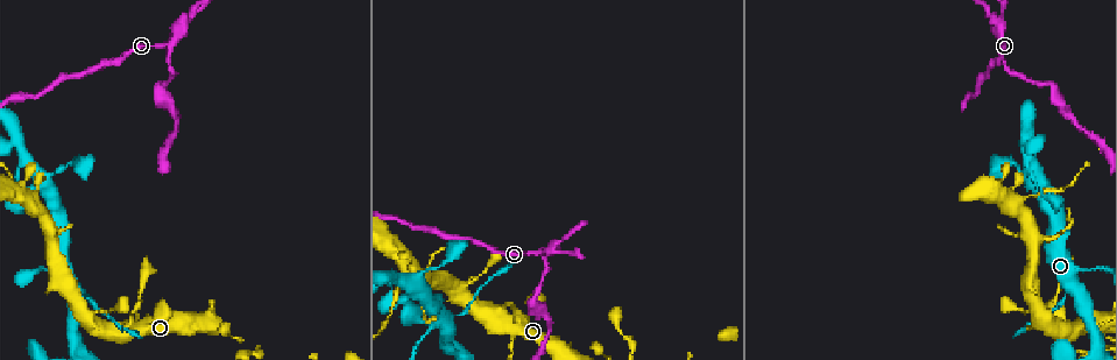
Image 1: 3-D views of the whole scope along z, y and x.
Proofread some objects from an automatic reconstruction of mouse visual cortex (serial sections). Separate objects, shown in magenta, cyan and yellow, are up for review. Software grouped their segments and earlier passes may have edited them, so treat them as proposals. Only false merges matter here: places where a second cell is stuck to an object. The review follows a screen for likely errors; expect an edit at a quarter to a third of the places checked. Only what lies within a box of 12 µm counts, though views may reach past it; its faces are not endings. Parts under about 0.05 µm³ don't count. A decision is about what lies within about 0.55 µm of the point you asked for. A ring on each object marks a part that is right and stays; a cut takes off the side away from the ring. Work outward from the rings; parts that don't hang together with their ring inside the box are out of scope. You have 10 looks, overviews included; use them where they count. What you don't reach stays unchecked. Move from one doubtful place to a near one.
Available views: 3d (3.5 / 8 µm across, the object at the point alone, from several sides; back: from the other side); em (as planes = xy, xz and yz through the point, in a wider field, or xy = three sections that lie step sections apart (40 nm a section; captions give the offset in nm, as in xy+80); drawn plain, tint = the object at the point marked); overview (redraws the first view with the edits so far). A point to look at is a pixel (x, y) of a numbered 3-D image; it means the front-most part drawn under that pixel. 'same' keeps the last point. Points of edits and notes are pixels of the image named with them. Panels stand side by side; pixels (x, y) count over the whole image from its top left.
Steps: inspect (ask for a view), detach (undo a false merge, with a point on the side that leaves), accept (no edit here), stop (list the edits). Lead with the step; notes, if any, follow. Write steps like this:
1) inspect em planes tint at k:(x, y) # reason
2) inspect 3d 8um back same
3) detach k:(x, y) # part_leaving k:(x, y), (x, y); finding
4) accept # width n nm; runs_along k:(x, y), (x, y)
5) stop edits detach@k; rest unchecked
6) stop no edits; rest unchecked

inspect 3d 3.5um at 1:(81, 290) # calibre changes

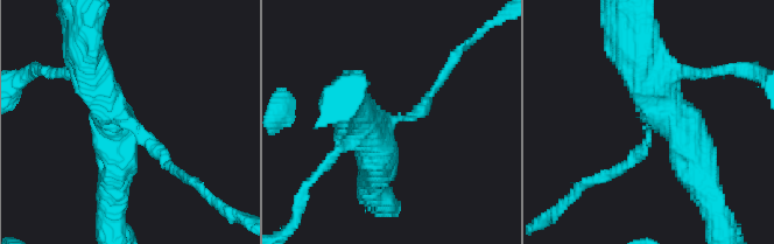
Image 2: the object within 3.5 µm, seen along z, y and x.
inspect em xy step 2 tint at 2:(133, 123) # need the tissue

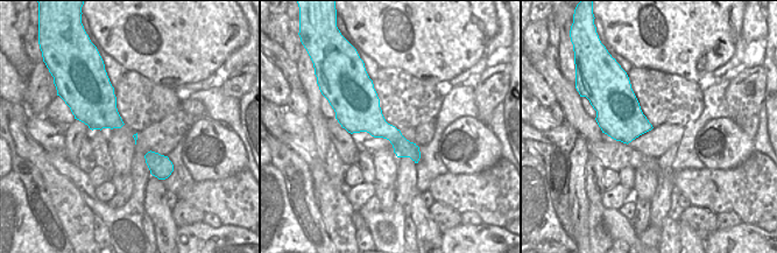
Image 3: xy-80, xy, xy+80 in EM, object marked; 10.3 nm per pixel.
detach 2:(428, 99) # part_leaving 2:(403, 116), (424, 107), (461, 50); a second cell is stuck on

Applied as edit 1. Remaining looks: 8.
inspect overview # see it whole again

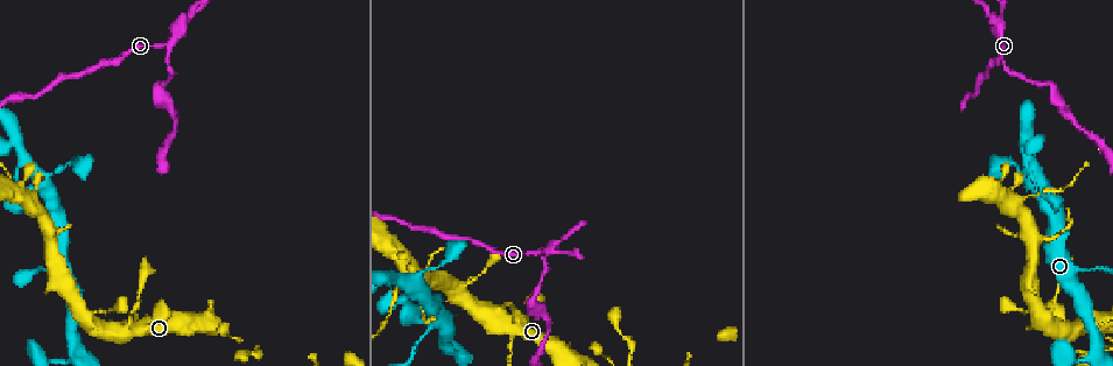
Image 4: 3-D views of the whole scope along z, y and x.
inspect 3d 3.5um at 4:(127, 325) # three arms meet

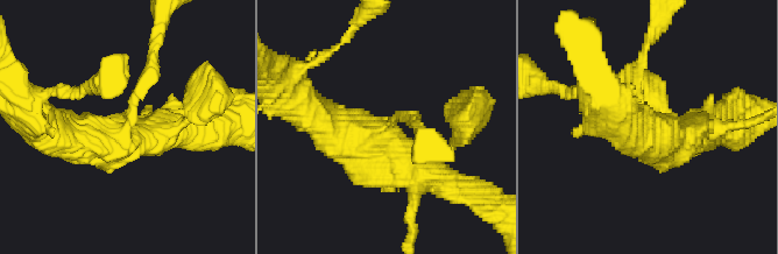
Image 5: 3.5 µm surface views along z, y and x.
inspect em xy step 5 tint at 5:(122, 124)

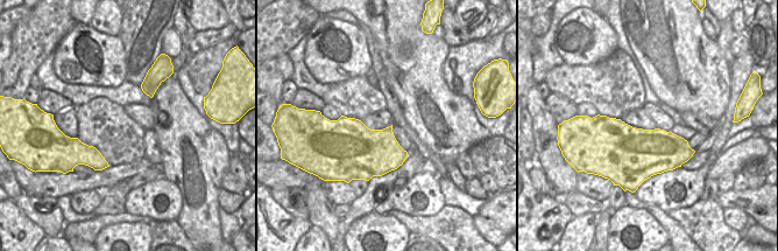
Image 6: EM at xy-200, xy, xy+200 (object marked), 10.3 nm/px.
accept # arms 3; runs_along 5:(691, 133), (645, 129), (643, 58); one cell here

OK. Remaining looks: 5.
inspect 3d 3.5um back at 4:(553, 251) # three-way junction

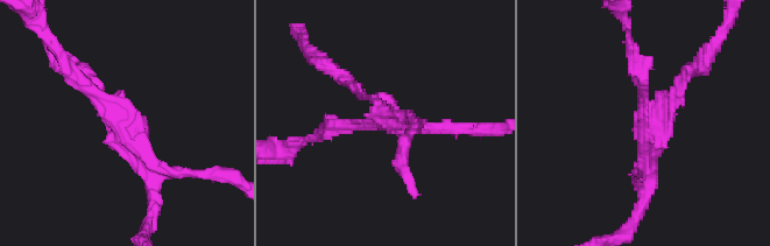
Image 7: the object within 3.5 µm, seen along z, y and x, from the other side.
inspect em xy step 1 tint at 7:(652, 120) # arms 3; arm_widths 150, 150, 200 nm

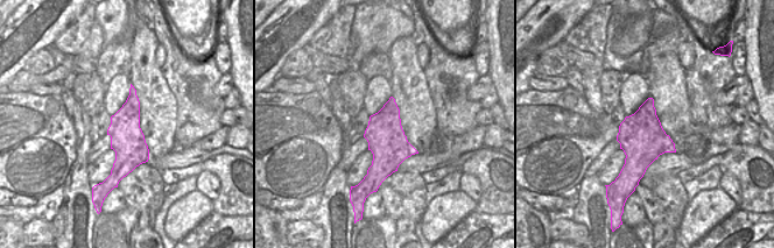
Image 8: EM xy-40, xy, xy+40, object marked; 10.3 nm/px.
detach 7:(636, 216) # part_leaving 7:(647, 171), (647, 199), (626, 232); two cells meet here

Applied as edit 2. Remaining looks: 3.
inspect overview # redraw

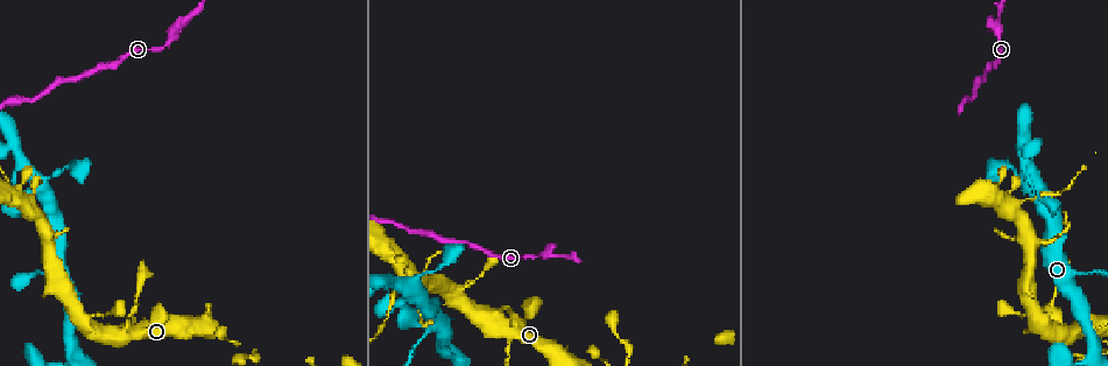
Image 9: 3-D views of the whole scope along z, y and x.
inspect 3d 3.5um at 9:(1014, 207) # side arm on a straight run

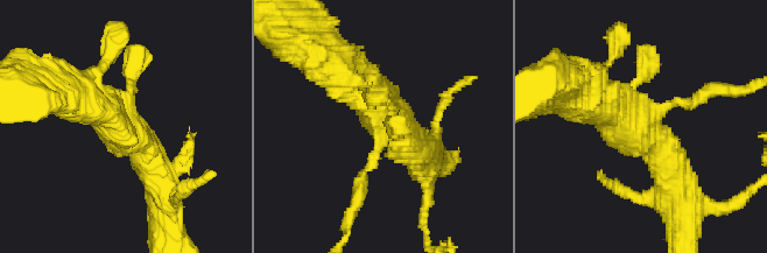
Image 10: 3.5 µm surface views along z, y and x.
inspect em xy step 3 tint at 10:(647, 124)

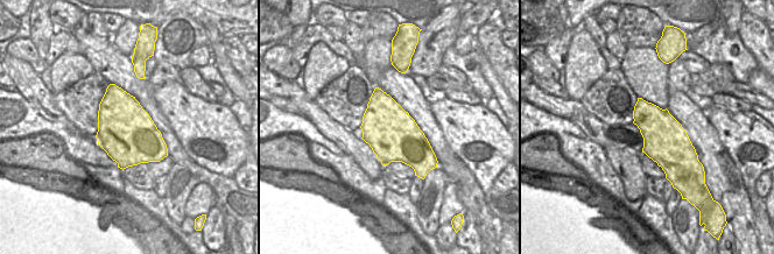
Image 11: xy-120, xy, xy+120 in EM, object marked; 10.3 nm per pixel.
accept # runs_along 10:(164, 185), (128, 128), (75, 89); continuous, no second cell

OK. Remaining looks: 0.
stop edits detach@2, detach@7; rest unchecked

